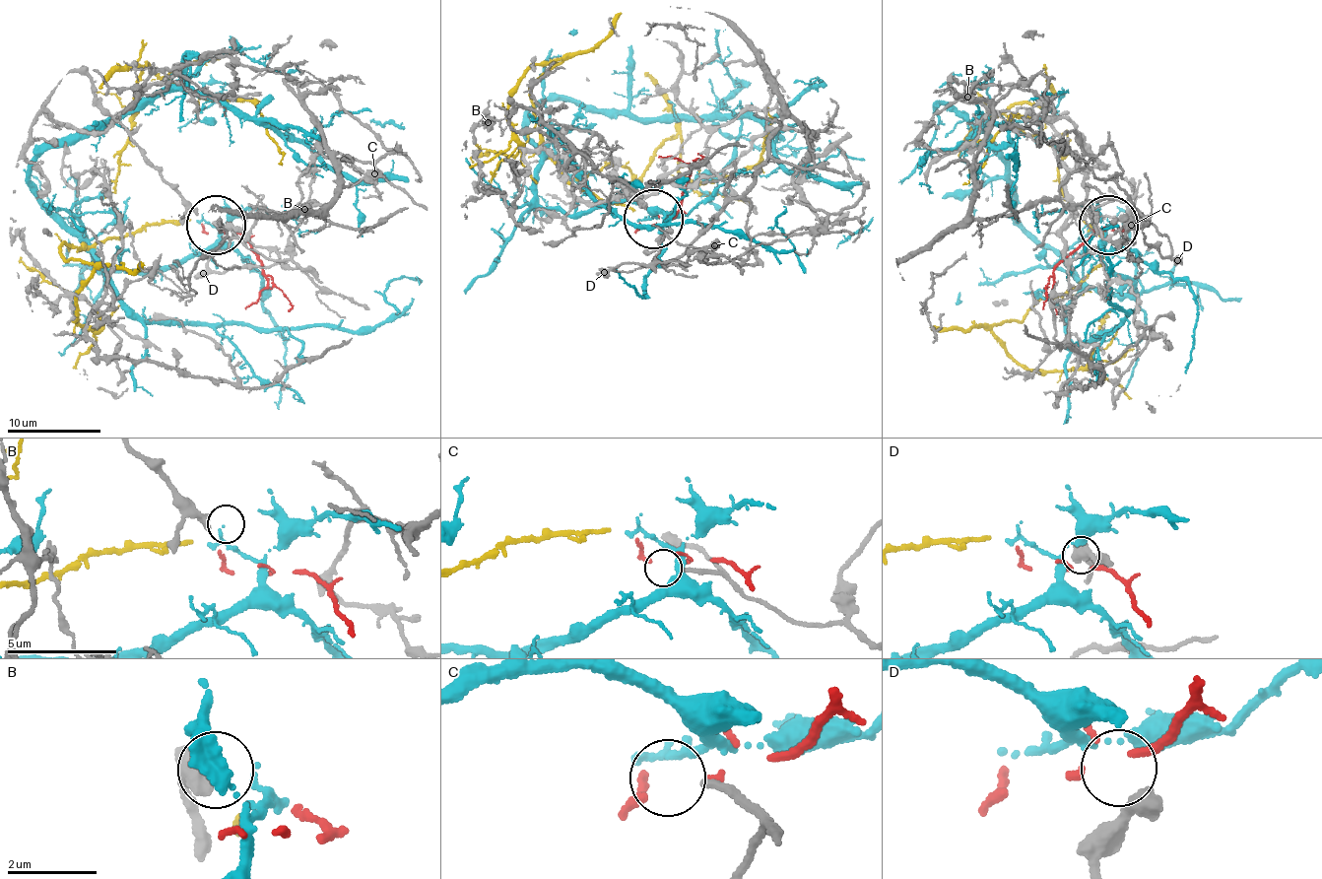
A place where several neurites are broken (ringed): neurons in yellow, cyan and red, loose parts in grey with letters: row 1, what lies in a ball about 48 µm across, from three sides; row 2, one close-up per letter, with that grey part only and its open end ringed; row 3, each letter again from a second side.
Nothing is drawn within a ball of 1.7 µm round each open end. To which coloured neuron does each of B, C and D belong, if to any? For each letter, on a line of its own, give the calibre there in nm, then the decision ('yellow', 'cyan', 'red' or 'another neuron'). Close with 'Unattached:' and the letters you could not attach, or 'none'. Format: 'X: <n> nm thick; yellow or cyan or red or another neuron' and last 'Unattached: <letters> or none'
B: 400 nm thick; another neuron
C: 170 nm thick; another neuron
D: 440 nm thick; another neuron
Unattached: B, C, D

